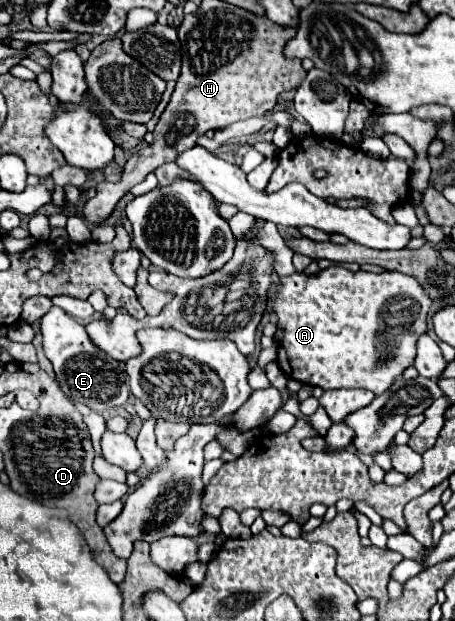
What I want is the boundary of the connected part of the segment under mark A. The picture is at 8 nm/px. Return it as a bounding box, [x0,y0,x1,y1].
[273,265,431,395]

